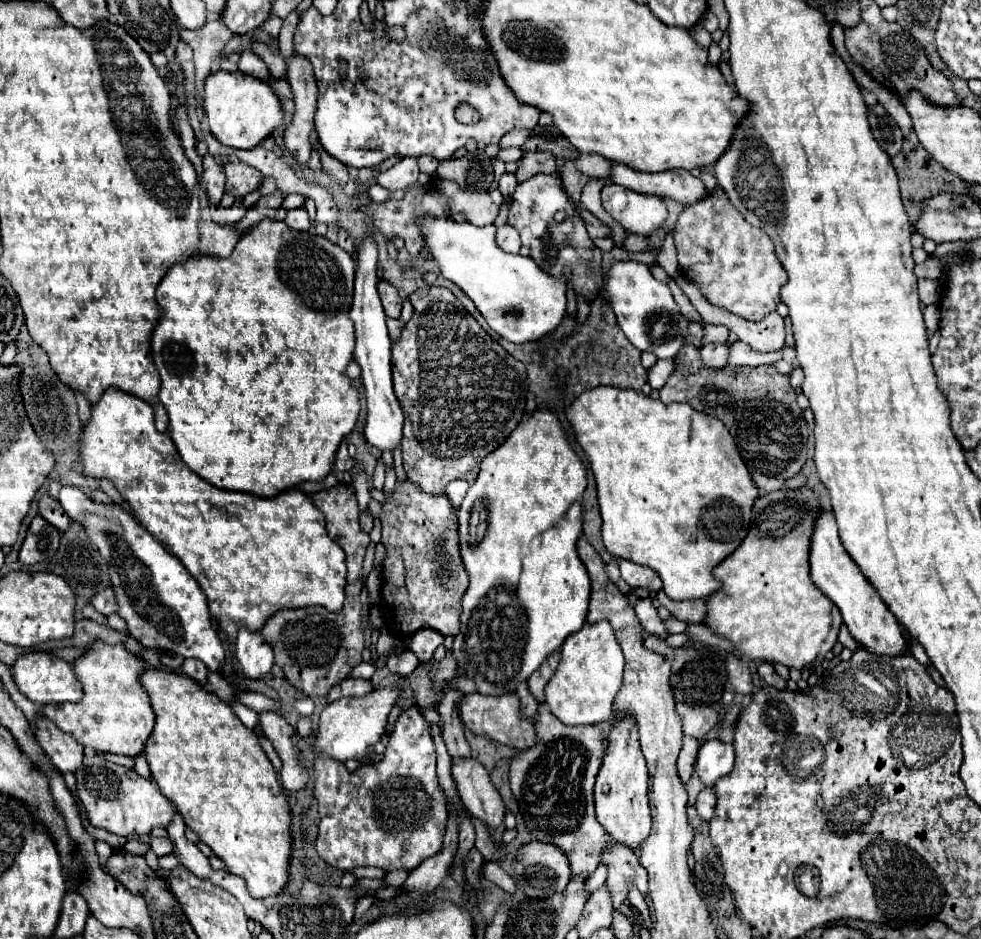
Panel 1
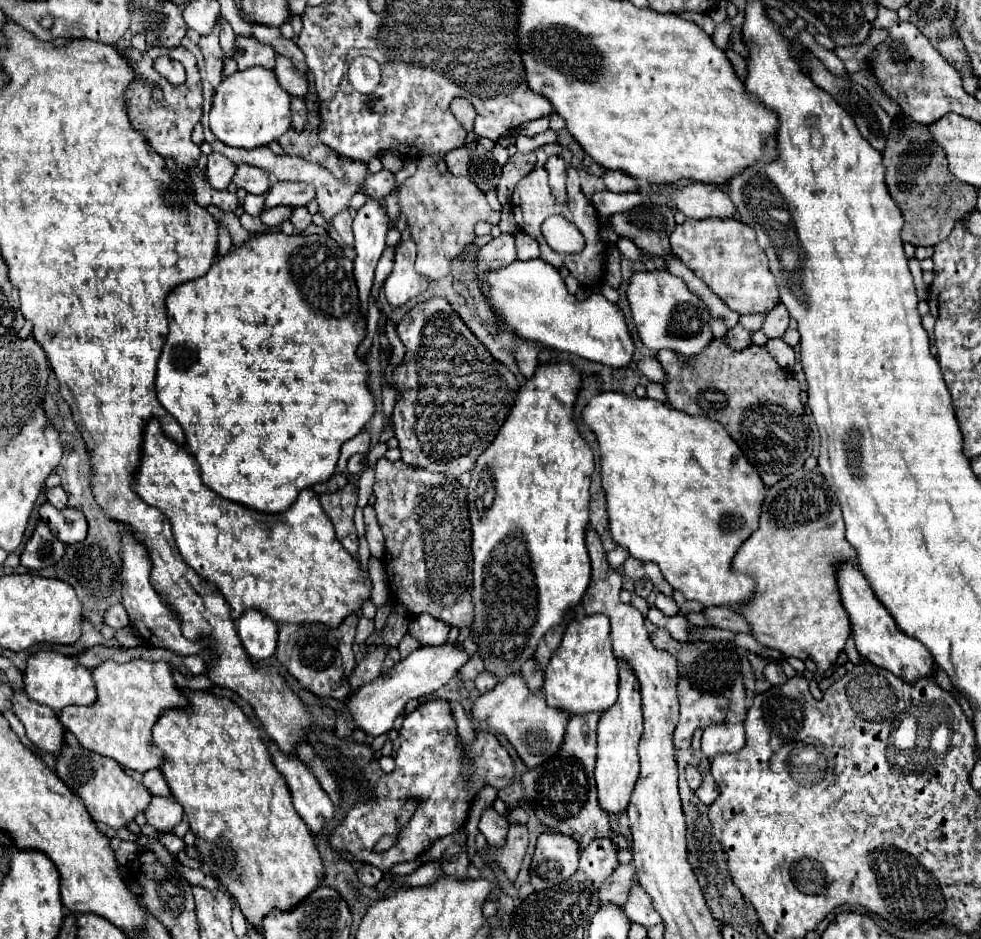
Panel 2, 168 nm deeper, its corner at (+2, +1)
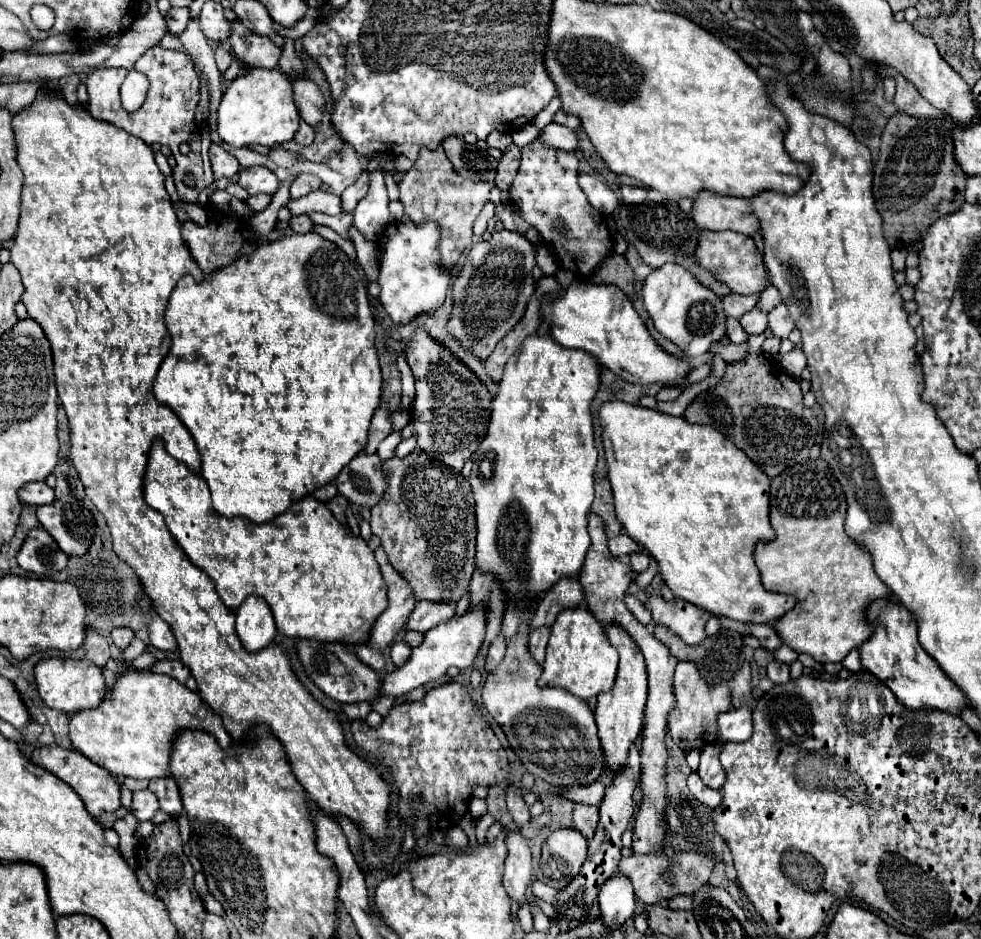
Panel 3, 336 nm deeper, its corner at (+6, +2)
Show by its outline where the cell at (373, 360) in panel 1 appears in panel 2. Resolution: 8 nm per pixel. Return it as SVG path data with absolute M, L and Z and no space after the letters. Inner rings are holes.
M369 200L355 220L353 220L353 234L355 234L355 260L353 260L353 276L359 290L359 314L367 314L369 294L373 286L373 272L381 252L385 250L385 236L387 236L387 214L375 202Z

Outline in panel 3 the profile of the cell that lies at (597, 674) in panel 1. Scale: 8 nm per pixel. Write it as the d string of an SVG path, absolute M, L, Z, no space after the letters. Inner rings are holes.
M587 607L563 609L559 619L551 627L551 637L547 643L547 657L543 663L543 673L539 677L541 687L561 687L571 691L581 699L597 697L613 687L617 673L617 651L611 647L603 625L591 615Z

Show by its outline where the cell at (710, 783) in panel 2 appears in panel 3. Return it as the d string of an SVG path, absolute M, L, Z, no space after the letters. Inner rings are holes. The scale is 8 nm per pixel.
M707 745L701 753L701 765L697 773L703 779L703 783L711 789L721 789L725 783L725 771L719 763L719 753L721 745Z

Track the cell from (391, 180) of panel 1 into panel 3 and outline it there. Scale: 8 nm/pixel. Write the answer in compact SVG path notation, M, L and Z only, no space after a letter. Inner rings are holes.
M361 173L361 177L357 179L357 183L353 183L351 187L347 187L341 195L341 201L343 201L343 211L345 213L351 213L355 209L355 205L367 195L367 189L369 189L369 173Z

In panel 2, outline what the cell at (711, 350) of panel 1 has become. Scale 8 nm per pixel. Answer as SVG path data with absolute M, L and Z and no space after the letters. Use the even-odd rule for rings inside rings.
M737 324L735 328L727 330L725 344L727 344L727 348L731 348L731 350L743 350L743 348L747 348L747 346L751 344L751 332Z

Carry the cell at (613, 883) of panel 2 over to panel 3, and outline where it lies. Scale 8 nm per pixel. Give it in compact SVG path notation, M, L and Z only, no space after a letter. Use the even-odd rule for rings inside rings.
M673 849L673 851L663 851L659 853L651 853L651 855L631 855L631 857L623 857L619 861L619 873L627 875L635 887L635 895L645 901L647 905L657 903L659 899L671 899L675 895L691 895L695 893L701 885L707 883L709 875L713 873L715 867L715 859L711 855L703 855L697 851L681 851L681 849Z

